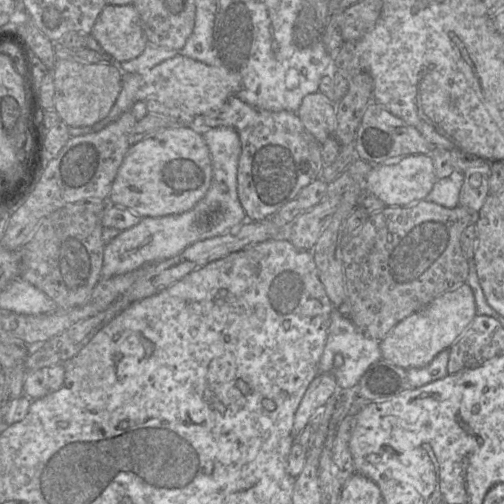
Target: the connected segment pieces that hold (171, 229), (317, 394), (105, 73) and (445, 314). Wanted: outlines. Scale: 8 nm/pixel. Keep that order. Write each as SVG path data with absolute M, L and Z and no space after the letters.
M213 127L205 128L202 136L209 149L212 164L212 180L206 195L184 213L143 217L135 226L121 231L104 247L102 279L172 258L197 241L236 231L247 220L237 194L237 169L241 152L238 133L229 127Z
M331 373L318 374L307 387L294 416L293 435L296 438L321 411L339 387Z
M56 59L53 69L54 110L68 127L92 126L108 116L121 89L122 71L115 61L83 63Z
M467 283L448 290L424 308L400 321L380 341L382 359L404 369L426 366L437 354L452 346L476 315L474 294Z

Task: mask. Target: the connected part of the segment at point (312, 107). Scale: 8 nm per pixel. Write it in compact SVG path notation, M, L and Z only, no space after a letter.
M321 92L306 95L297 111L305 129L322 145L336 129L336 104Z

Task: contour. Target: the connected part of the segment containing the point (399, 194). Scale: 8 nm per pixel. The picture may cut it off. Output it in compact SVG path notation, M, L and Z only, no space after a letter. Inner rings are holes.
M429 154L408 155L395 163L373 165L364 181L364 194L373 194L385 206L409 206L426 198L436 181Z

